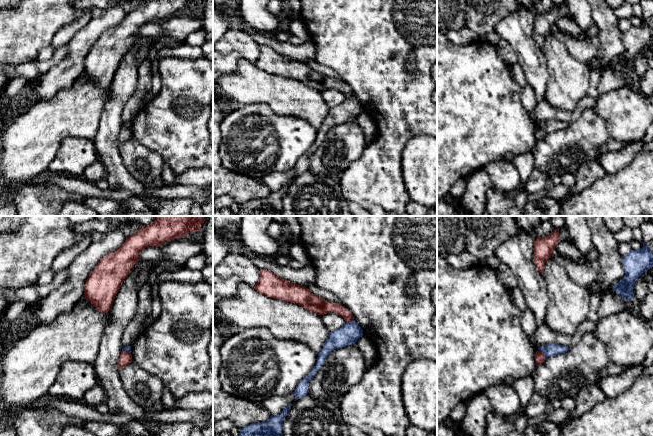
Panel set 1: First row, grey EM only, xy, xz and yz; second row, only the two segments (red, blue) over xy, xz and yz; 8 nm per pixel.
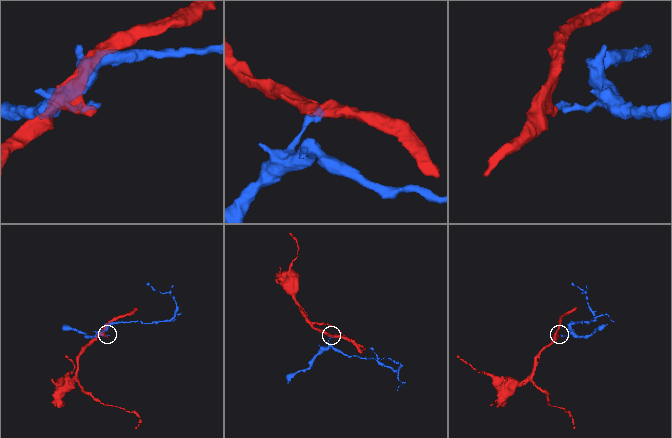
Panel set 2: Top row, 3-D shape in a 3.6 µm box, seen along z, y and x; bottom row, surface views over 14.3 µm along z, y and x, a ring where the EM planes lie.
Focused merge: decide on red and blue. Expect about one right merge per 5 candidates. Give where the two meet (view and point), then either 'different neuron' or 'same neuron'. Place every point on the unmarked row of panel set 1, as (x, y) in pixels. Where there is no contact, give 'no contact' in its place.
meets red in yz at (543, 130); different neuron

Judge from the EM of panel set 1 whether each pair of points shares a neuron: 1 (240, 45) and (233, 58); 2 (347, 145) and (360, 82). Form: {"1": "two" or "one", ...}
{"1": "two", "2": "two"}

